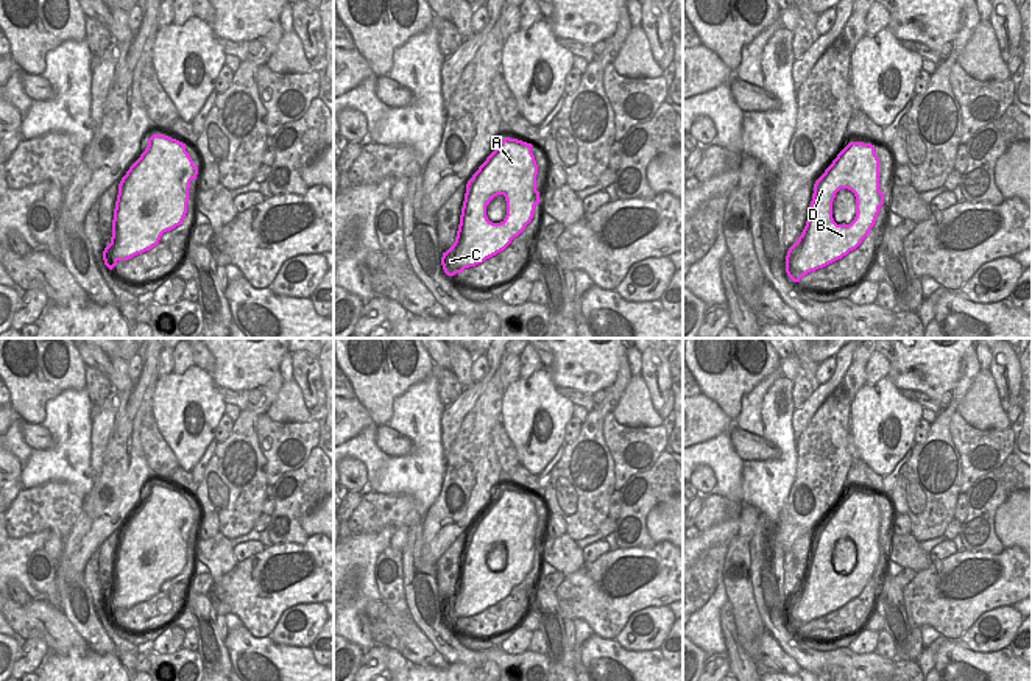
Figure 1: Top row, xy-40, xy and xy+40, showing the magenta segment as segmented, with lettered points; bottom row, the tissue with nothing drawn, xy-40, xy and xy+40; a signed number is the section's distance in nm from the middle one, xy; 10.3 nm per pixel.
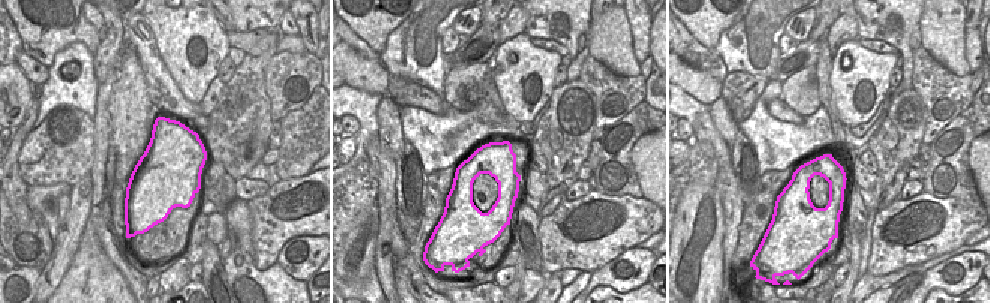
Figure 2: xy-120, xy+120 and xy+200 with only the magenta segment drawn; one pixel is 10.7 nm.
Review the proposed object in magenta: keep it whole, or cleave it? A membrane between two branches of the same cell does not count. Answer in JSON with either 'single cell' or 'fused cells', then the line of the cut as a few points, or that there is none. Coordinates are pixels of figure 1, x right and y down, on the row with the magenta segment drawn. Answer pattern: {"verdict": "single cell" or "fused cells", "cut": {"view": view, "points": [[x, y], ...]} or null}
{"verdict": "single cell", "cut": null}

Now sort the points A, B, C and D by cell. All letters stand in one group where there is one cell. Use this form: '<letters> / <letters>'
A B C D

